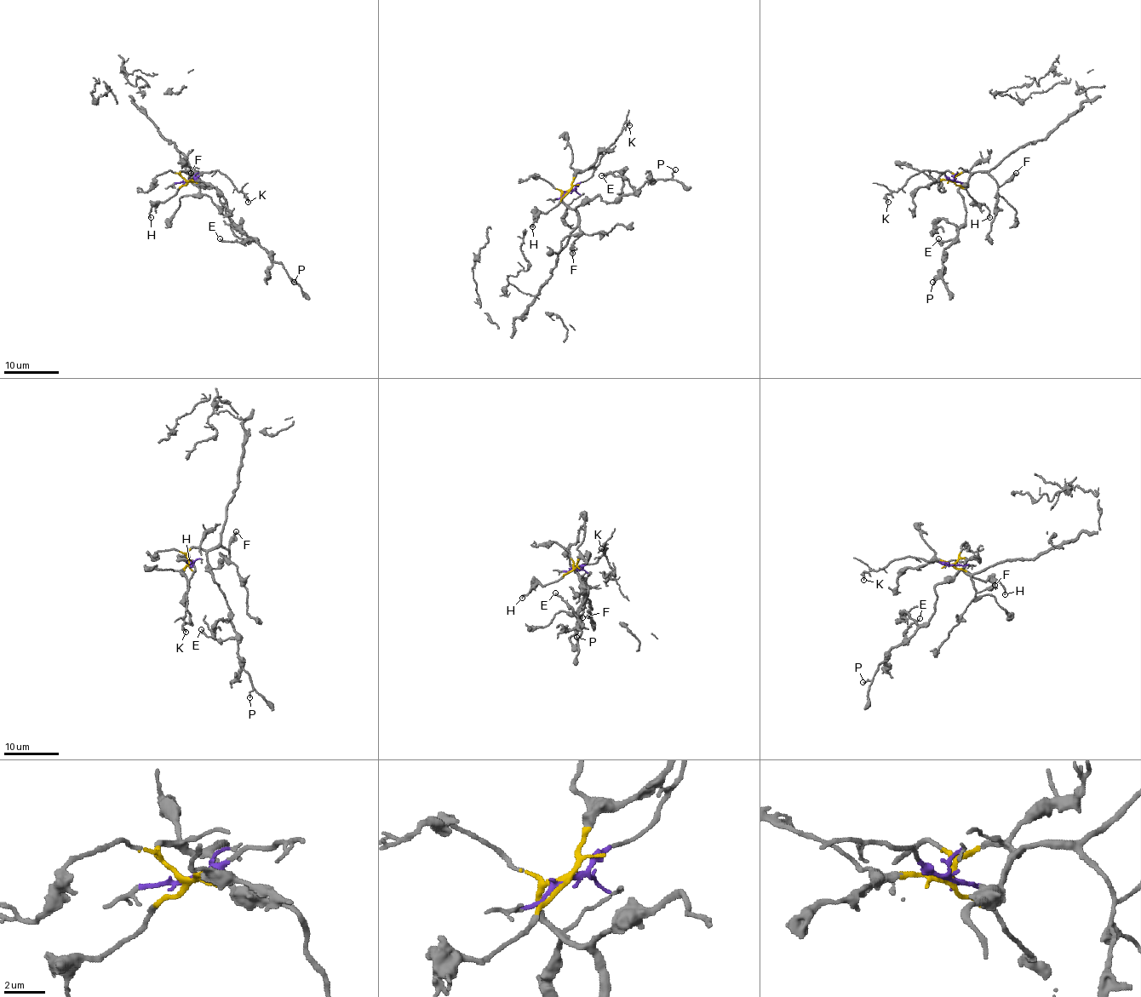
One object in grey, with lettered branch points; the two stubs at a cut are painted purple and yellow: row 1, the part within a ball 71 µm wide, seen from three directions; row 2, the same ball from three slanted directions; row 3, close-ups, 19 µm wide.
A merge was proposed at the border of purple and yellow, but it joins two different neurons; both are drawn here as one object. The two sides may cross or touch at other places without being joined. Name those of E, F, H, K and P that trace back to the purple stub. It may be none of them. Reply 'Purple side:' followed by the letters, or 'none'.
Purple side: K

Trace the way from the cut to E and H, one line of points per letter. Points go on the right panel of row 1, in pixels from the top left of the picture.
E: (954, 180), (957, 174), (971, 174), (959, 190), (966, 222), (954, 238), (937, 241), (937, 238)
H: (954, 180), (975, 201), (986, 207), (990, 218)

